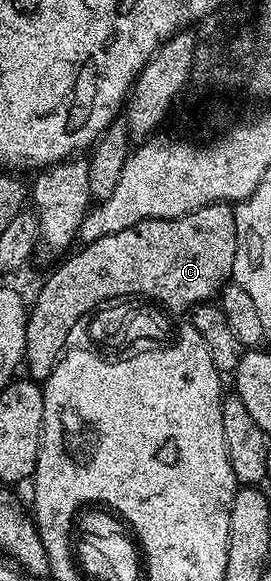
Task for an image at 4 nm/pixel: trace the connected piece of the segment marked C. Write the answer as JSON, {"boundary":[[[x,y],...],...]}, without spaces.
{"boundary":[[[215,202],[181,218],[143,218],[130,228],[122,228],[122,232],[102,236],[79,248],[77,254],[69,253],[69,258],[41,284],[36,303],[31,303],[28,311],[23,365],[27,377],[33,382],[43,383],[50,372],[54,372],[69,345],[68,333],[79,324],[80,318],[87,319],[97,308],[113,300],[151,300],[161,307],[169,306],[172,310],[184,312],[202,302],[213,301],[232,278],[236,255],[236,211],[229,203]]]}

